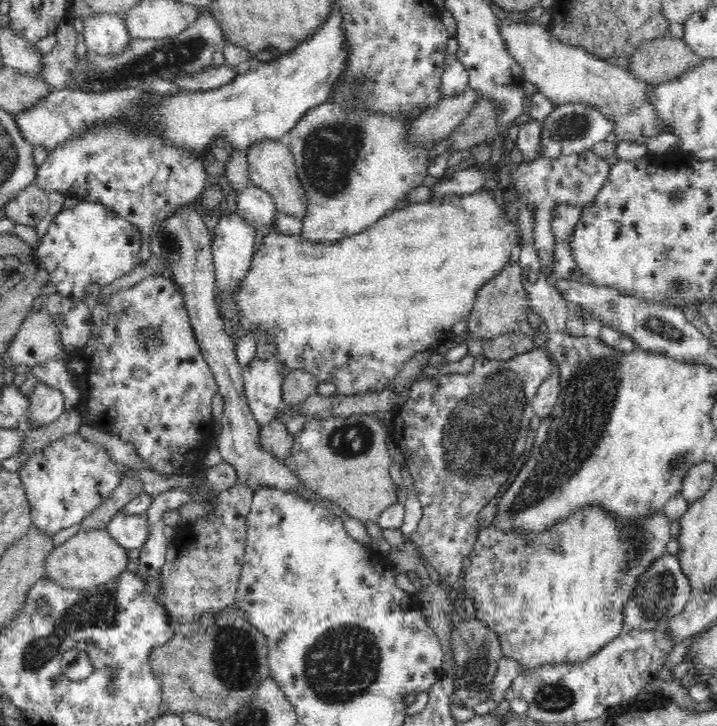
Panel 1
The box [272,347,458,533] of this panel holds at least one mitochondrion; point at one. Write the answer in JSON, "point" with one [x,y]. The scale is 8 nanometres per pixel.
{"point":[350,440]}

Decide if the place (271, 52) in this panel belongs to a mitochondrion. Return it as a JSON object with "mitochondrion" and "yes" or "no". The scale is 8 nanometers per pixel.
{"mitochondrion":"yes"}

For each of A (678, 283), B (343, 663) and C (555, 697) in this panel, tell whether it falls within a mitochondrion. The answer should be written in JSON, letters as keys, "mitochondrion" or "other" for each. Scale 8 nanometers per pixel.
{"A":"mitochondrion","B":"mitochondrion","C":"mitochondrion"}

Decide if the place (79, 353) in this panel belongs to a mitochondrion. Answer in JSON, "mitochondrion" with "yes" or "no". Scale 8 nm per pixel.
{"mitochondrion":"no"}

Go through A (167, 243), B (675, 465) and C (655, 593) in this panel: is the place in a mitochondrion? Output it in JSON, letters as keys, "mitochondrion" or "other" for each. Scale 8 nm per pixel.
{"A":"mitochondrion","B":"mitochondrion","C":"mitochondrion"}

